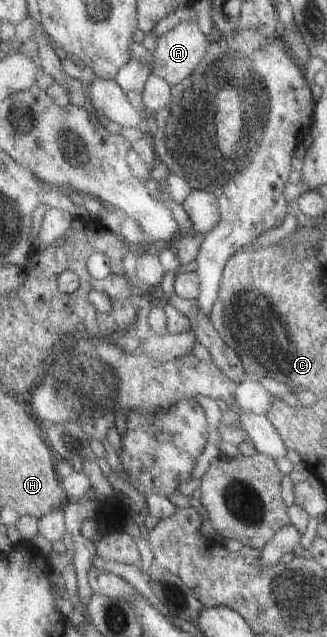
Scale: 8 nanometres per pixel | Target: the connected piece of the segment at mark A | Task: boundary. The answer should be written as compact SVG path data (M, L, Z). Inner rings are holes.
M197 19L175 25L157 39L152 72L171 86L183 82L205 58L212 37L201 32Z

